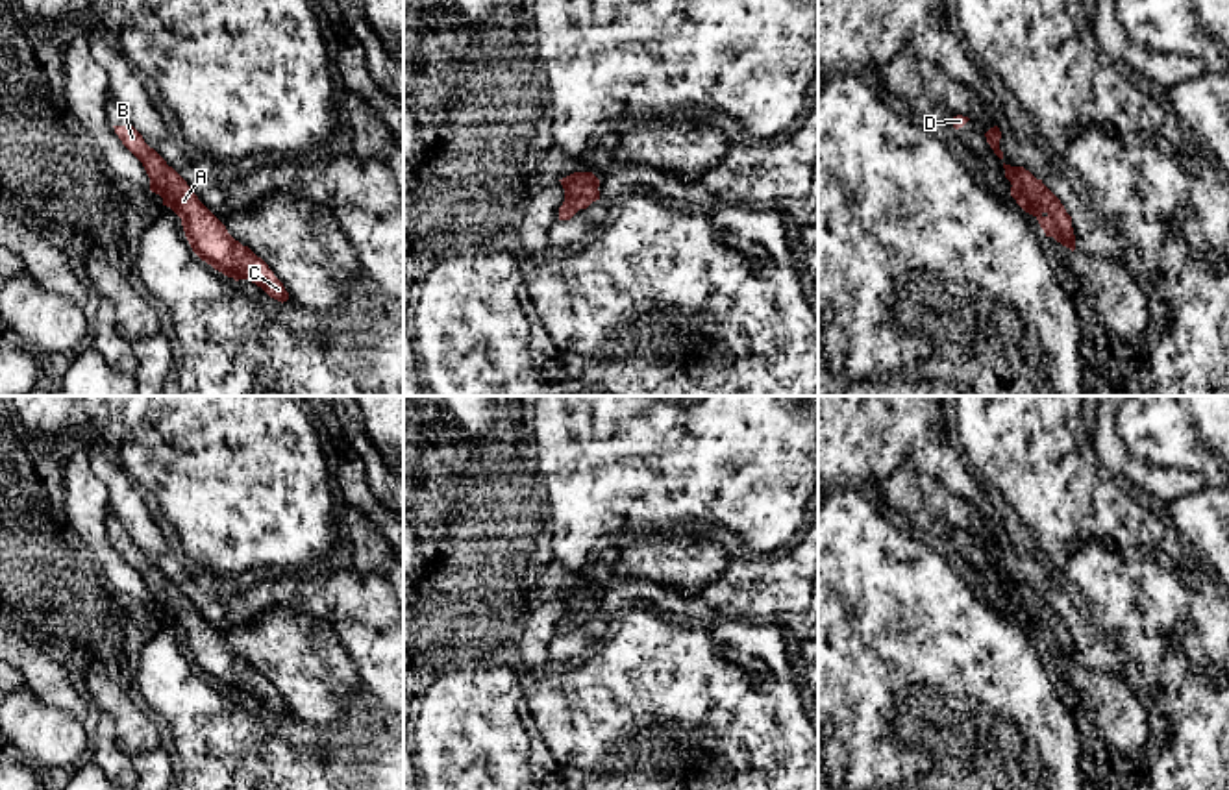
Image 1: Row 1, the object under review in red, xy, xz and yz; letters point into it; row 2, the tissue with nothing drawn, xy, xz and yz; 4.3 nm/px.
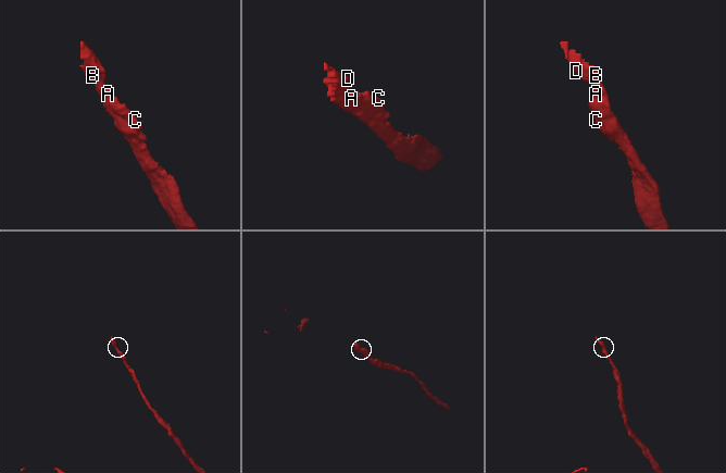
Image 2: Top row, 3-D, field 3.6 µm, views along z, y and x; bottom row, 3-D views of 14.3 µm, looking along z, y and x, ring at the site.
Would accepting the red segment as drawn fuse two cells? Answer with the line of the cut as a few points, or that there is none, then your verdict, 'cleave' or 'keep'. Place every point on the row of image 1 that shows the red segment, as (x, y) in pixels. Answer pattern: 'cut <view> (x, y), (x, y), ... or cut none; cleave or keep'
cut none; keep

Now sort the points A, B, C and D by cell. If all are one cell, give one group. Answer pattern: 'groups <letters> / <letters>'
groups A B C D

